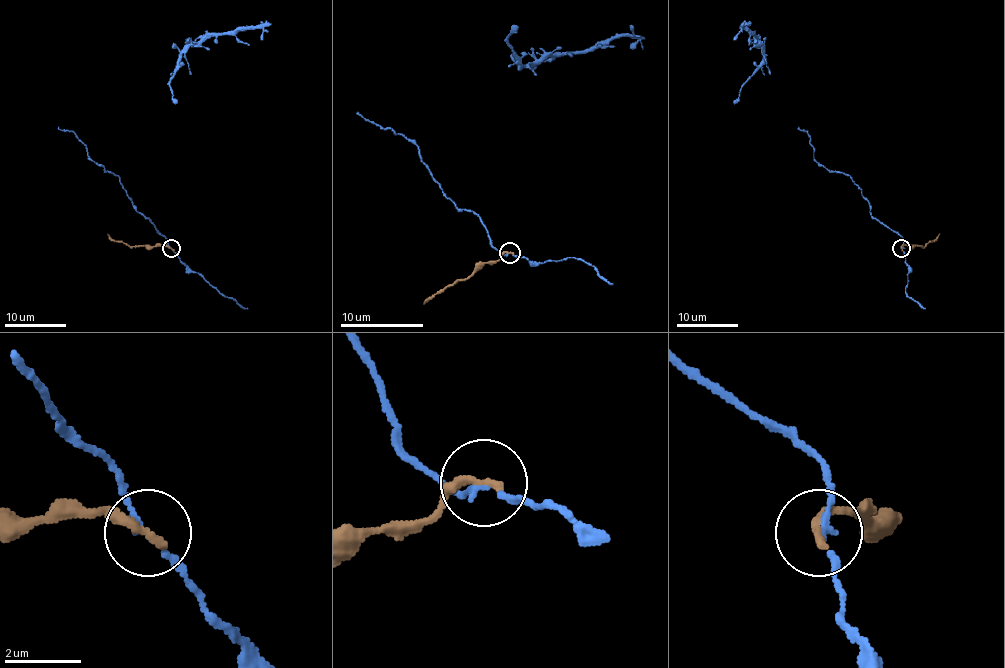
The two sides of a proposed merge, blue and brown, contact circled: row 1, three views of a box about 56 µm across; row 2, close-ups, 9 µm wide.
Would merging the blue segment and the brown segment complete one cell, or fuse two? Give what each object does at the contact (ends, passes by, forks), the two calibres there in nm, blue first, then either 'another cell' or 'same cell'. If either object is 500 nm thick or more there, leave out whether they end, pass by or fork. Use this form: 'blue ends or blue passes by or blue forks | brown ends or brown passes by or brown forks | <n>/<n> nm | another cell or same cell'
blue passes by | brown ends | 130/280 nm | another cell

